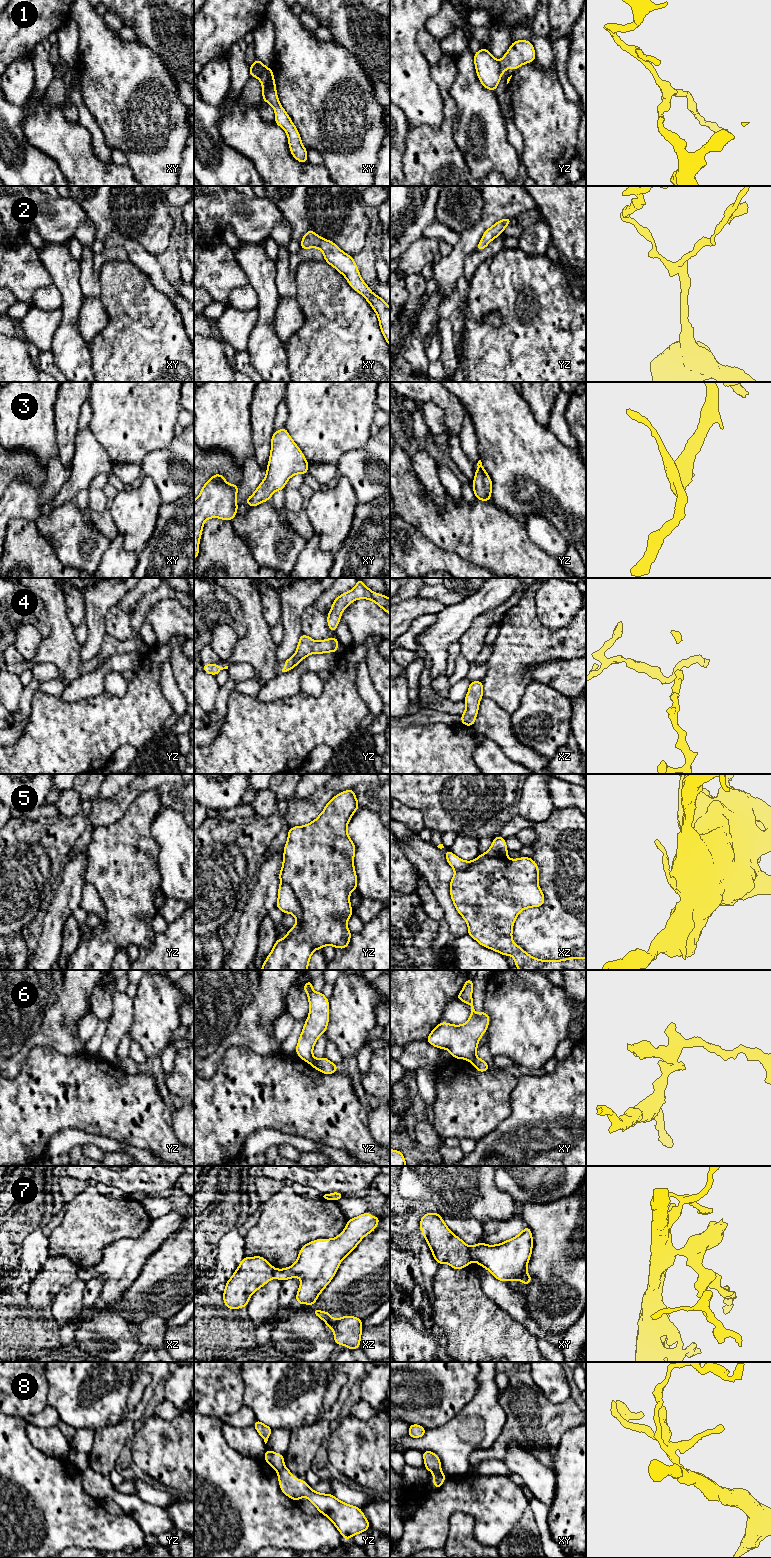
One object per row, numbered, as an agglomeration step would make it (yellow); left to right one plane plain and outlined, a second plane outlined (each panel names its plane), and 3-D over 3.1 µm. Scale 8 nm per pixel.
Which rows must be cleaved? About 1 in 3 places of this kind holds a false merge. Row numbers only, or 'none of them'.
1, 5, 6, 7, 8

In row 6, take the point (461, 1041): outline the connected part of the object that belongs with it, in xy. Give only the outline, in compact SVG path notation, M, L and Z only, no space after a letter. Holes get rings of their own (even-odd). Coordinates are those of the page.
M468 978L462 988L462 991L457 995L457 999L471 1006L471 1014L468 1021L462 1025L453 1025L446 1022L440 1022L429 1034L426 1041L439 1049L447 1049L456 1059L465 1059L472 1061L476 1056L479 1040L486 1032L490 1018L483 1010L481 1014L475 1012L472 999L473 981Z

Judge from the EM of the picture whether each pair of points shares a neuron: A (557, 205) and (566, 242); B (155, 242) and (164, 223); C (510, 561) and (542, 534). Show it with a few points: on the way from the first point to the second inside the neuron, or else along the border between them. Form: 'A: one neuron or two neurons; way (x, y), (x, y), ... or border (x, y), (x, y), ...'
A: one neuron; way (566, 214), (566, 233)
B: one neuron; way (155, 237), (155, 233), (160, 228)
C: two neurons; border (525, 524), (528, 530), (528, 537), (547, 555)

